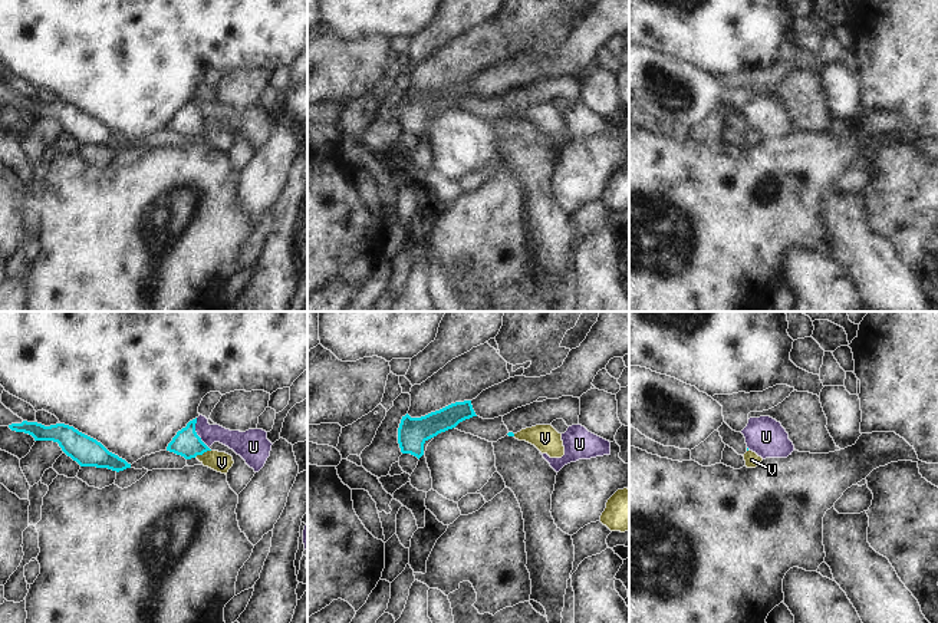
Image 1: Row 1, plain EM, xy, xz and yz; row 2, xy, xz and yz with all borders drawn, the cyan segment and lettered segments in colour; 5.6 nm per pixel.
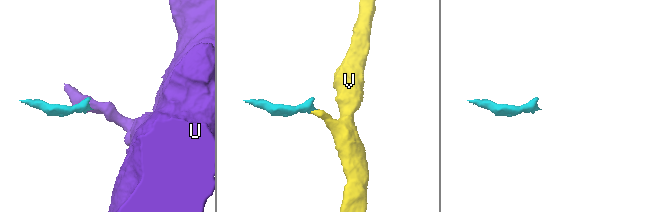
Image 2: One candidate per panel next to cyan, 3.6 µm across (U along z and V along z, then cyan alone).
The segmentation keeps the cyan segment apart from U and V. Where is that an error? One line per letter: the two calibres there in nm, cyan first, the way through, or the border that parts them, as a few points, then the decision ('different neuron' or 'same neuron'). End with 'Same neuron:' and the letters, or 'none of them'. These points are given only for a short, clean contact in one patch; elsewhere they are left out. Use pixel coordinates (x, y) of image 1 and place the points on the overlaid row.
U: 150/120 nm | along xy (196, 418), (196, 434), (209, 448) | different neuron
V: 150/110 nm | across xy (187, 444), (201, 454), (221, 462) | same neuron
Same neuron: V

